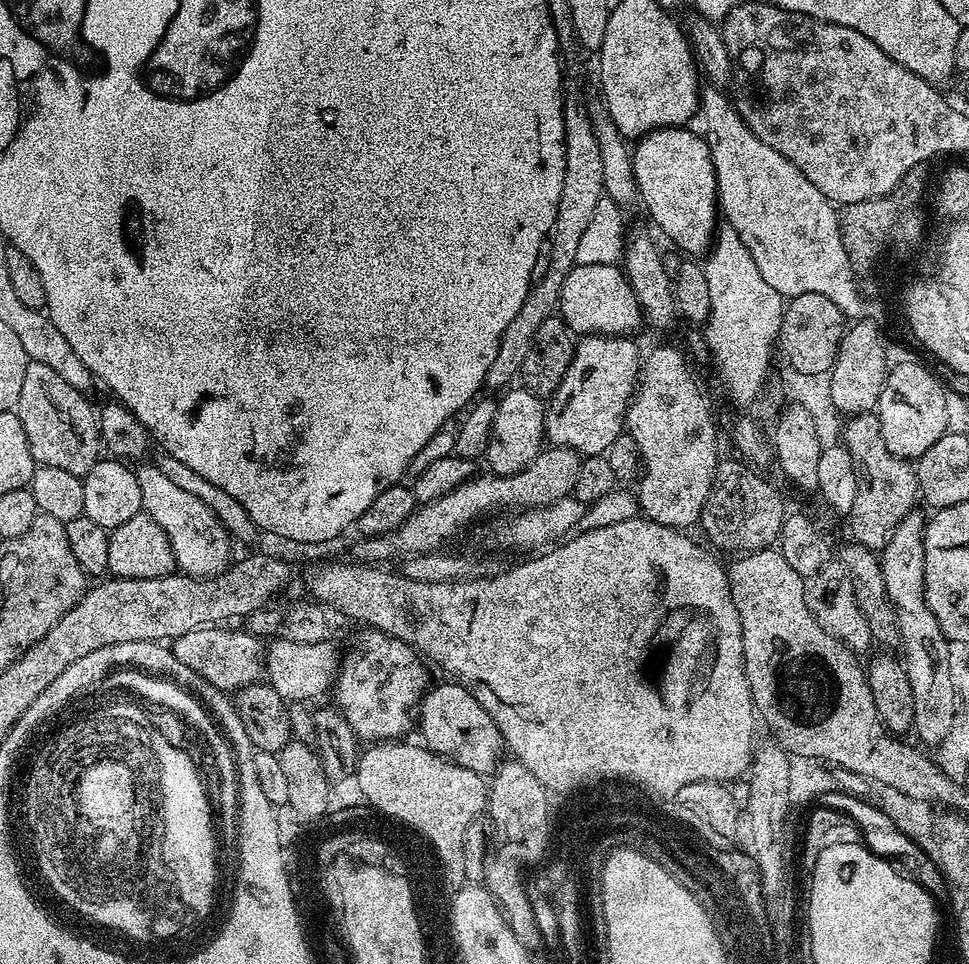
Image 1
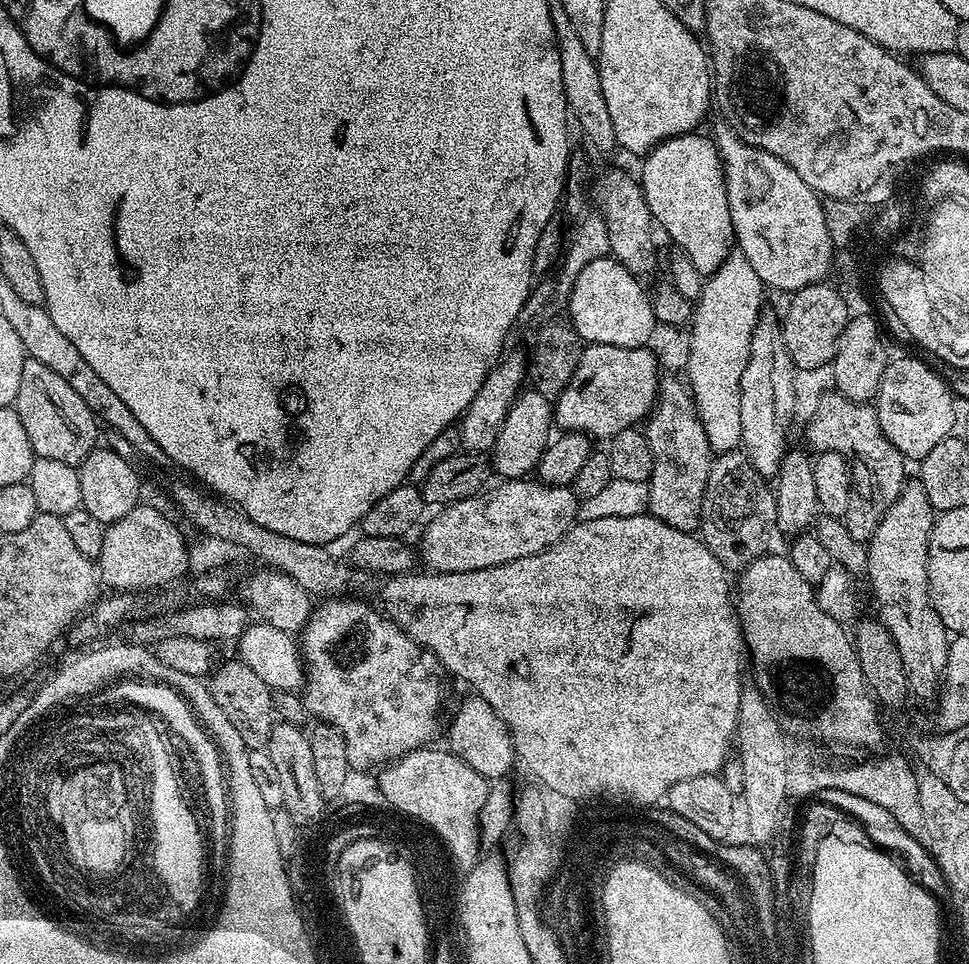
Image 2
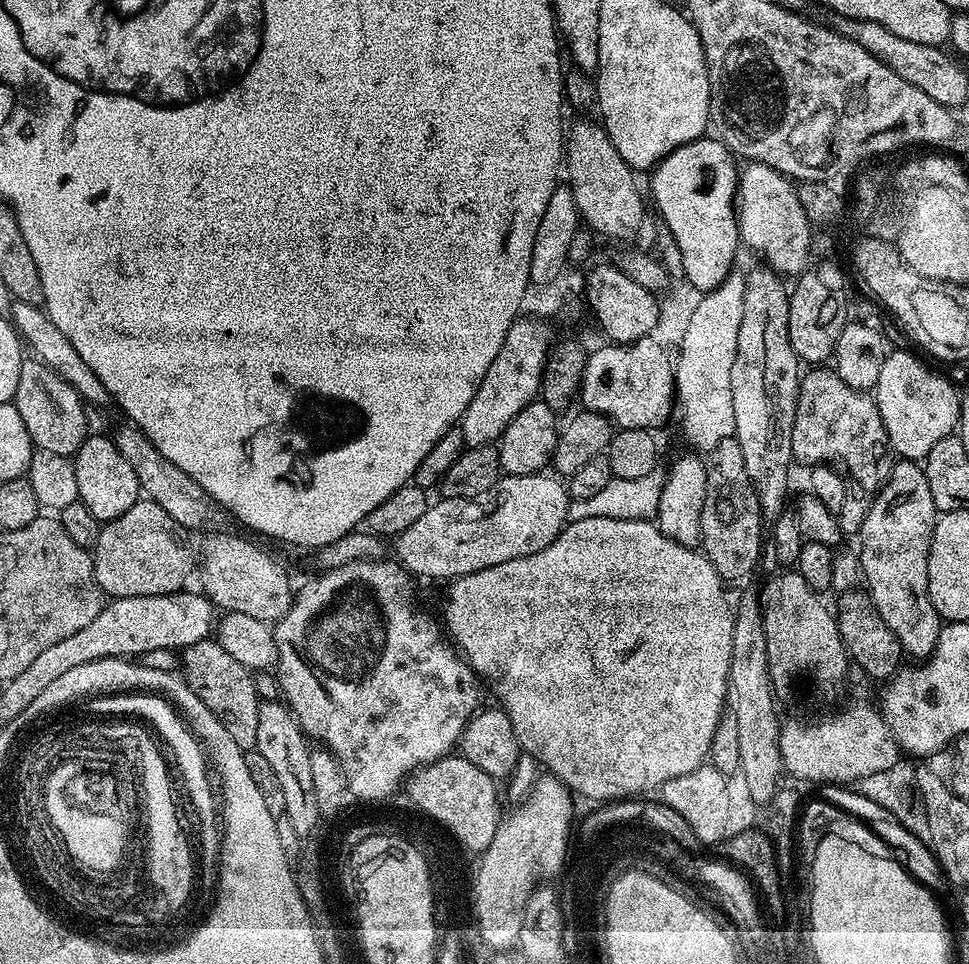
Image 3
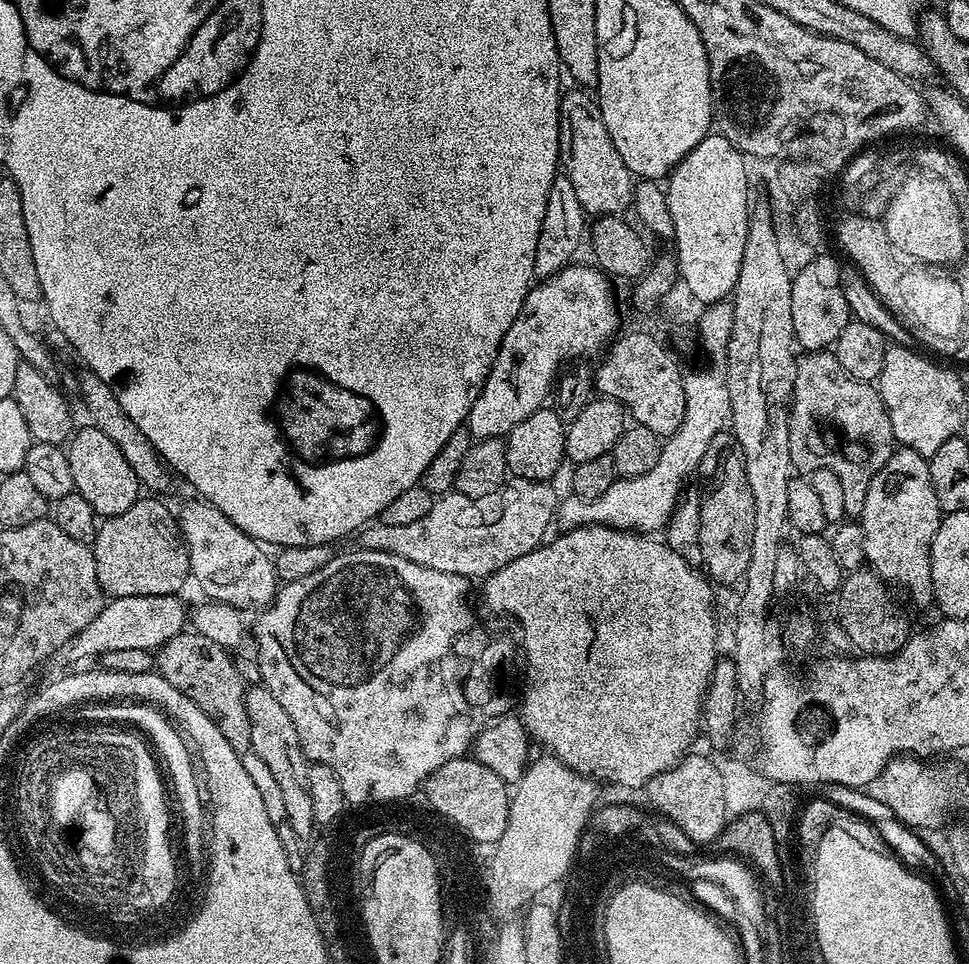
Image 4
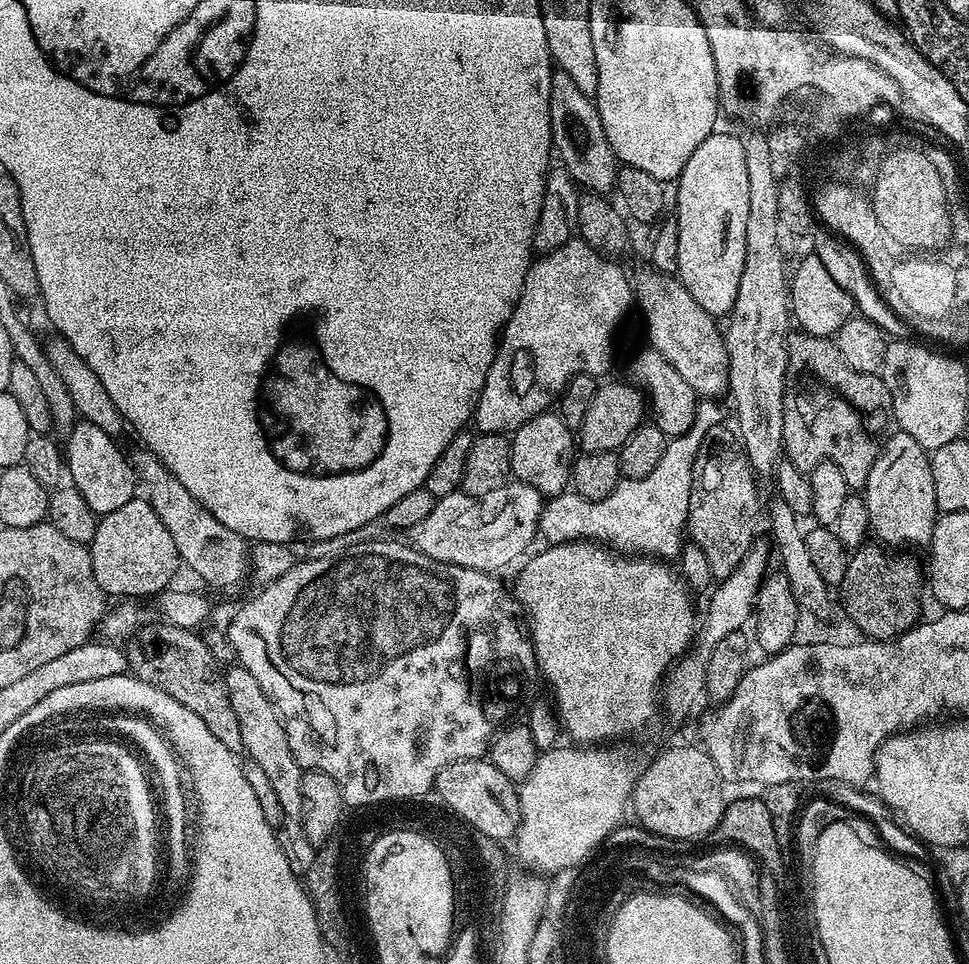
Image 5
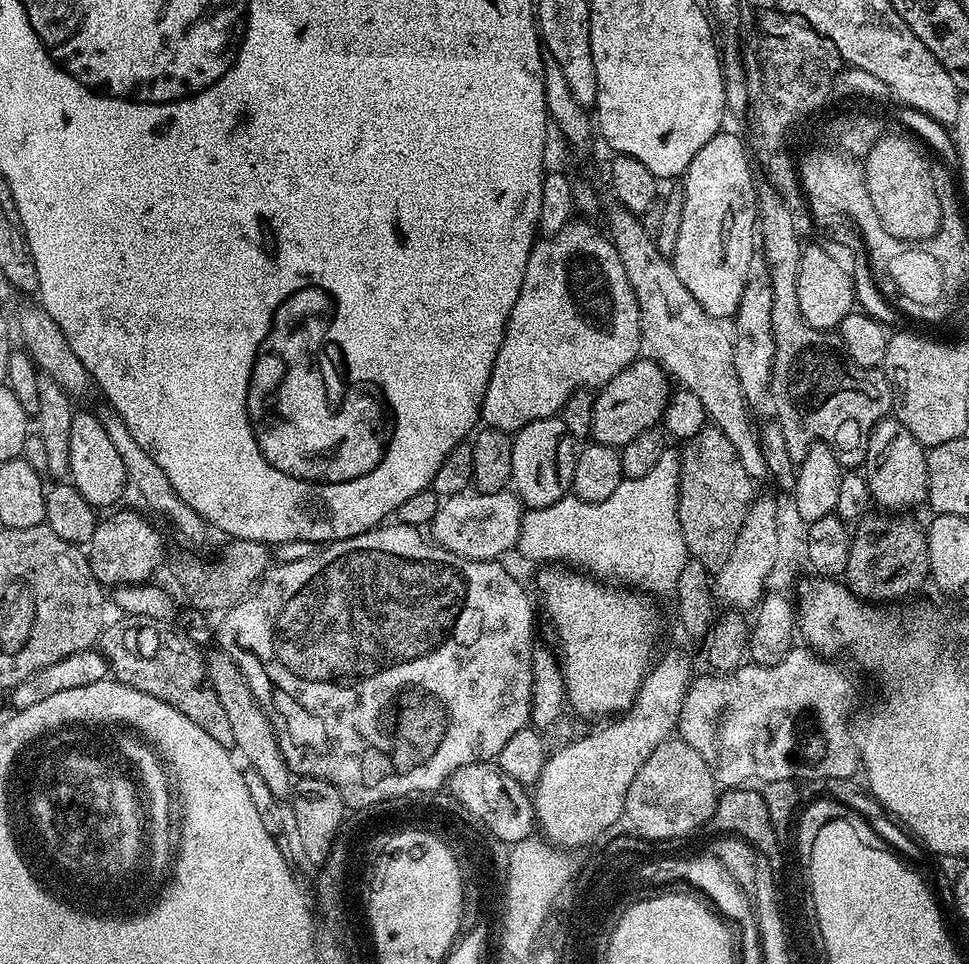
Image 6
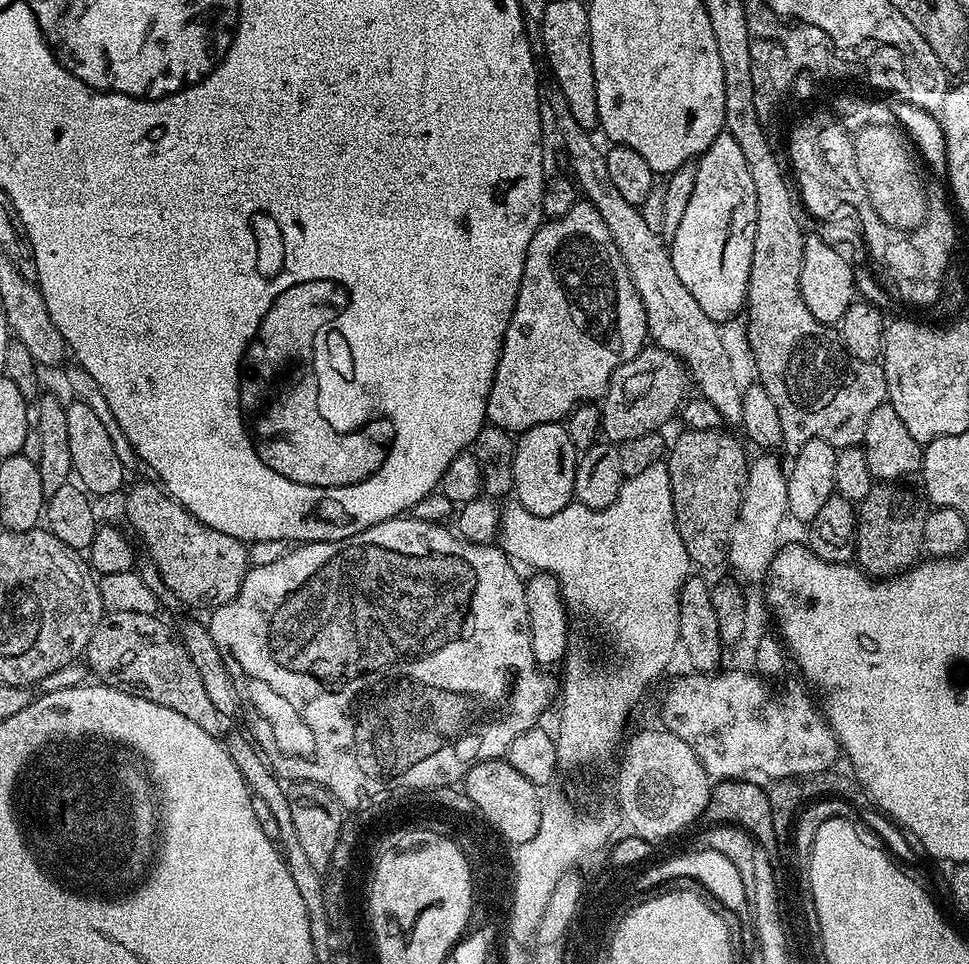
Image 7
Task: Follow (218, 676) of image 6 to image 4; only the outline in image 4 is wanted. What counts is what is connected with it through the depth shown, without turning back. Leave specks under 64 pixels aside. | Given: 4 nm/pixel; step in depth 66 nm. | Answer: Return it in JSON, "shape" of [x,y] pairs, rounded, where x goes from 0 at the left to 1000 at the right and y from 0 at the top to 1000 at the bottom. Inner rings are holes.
{"shape":[[[270,710],[264,713],[257,713],[253,717],[253,728],[255,744],[258,745],[258,763],[260,780],[266,782],[270,790],[282,801],[287,815],[290,816],[291,828],[294,829],[295,851],[303,865],[311,871],[317,871],[323,861],[326,861],[326,854],[321,839],[320,820],[317,818],[316,799],[319,789],[308,770],[307,757],[303,755],[299,743],[291,735],[281,717]]]}

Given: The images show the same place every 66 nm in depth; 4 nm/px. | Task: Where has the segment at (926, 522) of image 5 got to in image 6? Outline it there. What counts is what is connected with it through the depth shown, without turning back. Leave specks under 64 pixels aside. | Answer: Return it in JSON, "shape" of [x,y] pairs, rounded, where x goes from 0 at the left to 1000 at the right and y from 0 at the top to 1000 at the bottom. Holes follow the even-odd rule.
{"shape":[[[913,434],[906,437],[900,443],[900,449],[896,451],[896,459],[890,469],[890,478],[892,477],[892,485],[890,484],[890,493],[893,500],[896,501],[896,507],[900,513],[900,523],[906,525],[909,523],[912,527],[917,527],[917,532],[929,533],[934,529],[941,529],[937,527],[945,527],[948,523],[953,524],[958,517],[958,470],[953,461],[947,459],[947,454],[943,454],[943,450],[939,450],[939,446],[935,446],[935,442],[931,442],[931,438],[924,434]]]}

